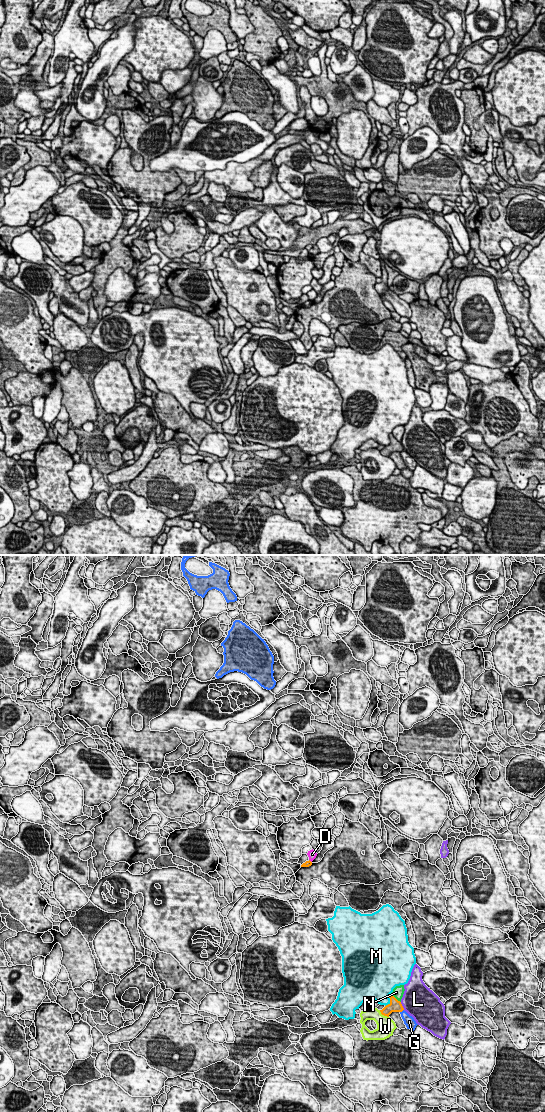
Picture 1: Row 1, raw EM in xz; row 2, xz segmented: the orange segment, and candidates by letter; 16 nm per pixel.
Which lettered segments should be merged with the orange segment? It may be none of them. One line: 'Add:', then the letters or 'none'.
Add: none

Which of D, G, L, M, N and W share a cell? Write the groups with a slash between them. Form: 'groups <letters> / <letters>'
groups D / G / L / M / N / W

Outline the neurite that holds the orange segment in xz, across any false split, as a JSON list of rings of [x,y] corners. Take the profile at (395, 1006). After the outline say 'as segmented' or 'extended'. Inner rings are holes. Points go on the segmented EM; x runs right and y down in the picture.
[[[393,994],[389,995],[390,1003],[386,1005],[382,1010],[380,1010],[381,1014],[389,1017],[392,1012],[402,1012],[404,1010],[400,1001],[398,1001]]]; as segmented

